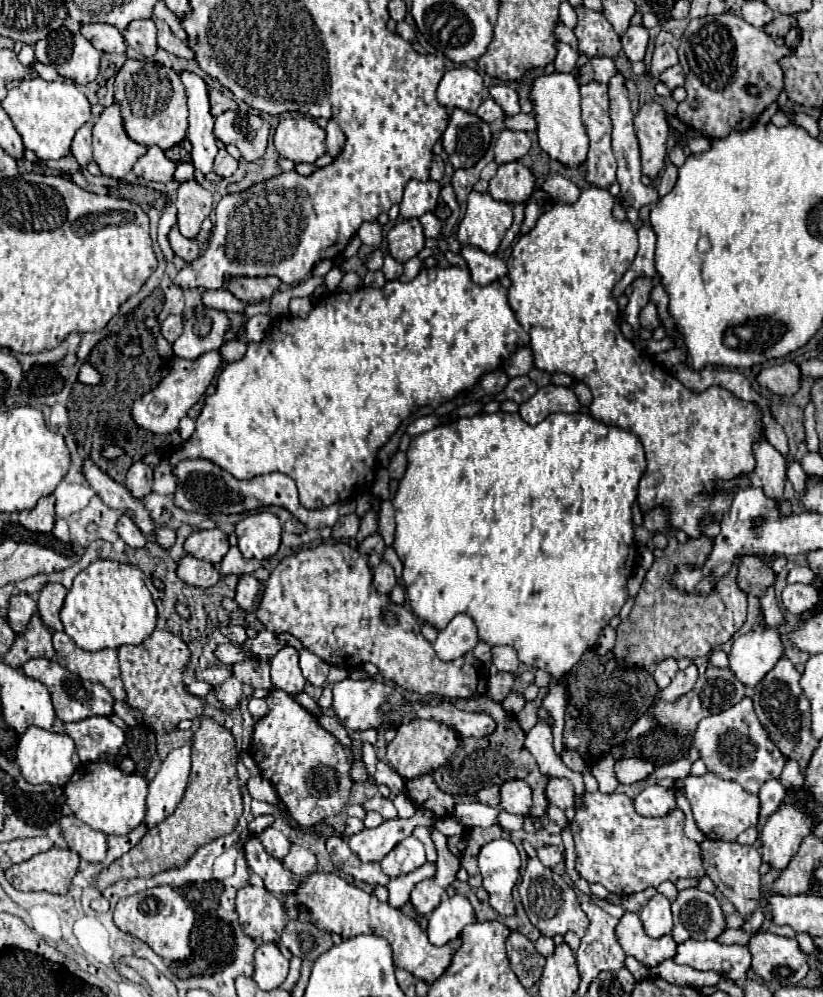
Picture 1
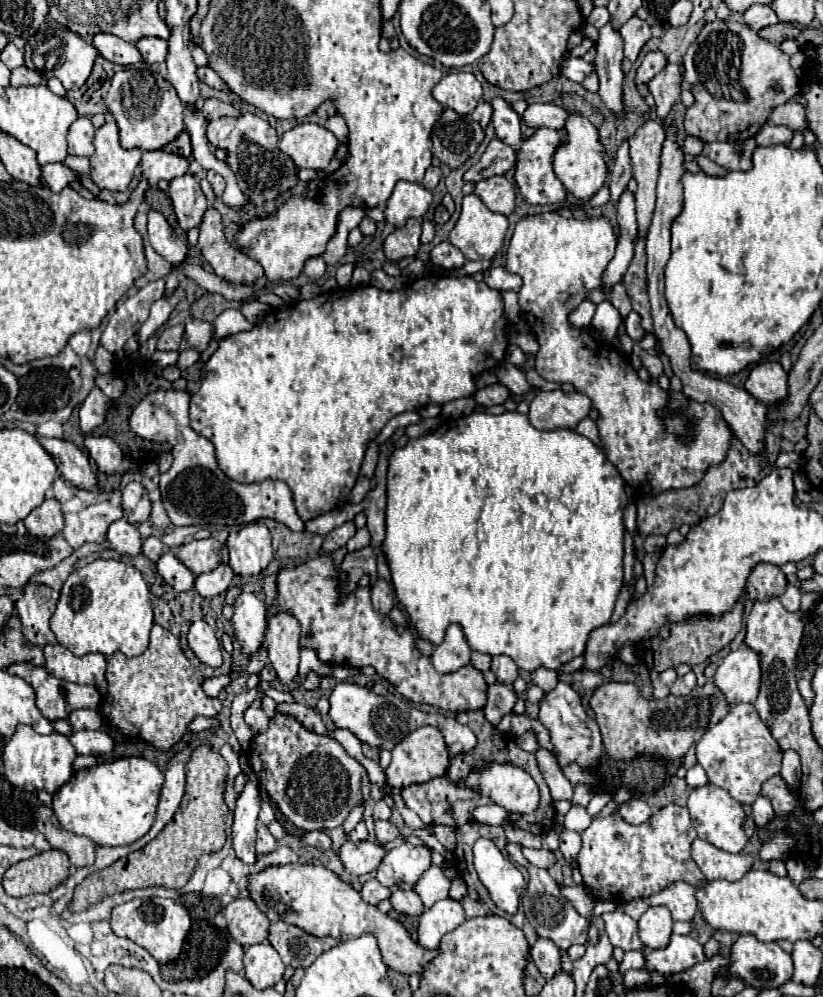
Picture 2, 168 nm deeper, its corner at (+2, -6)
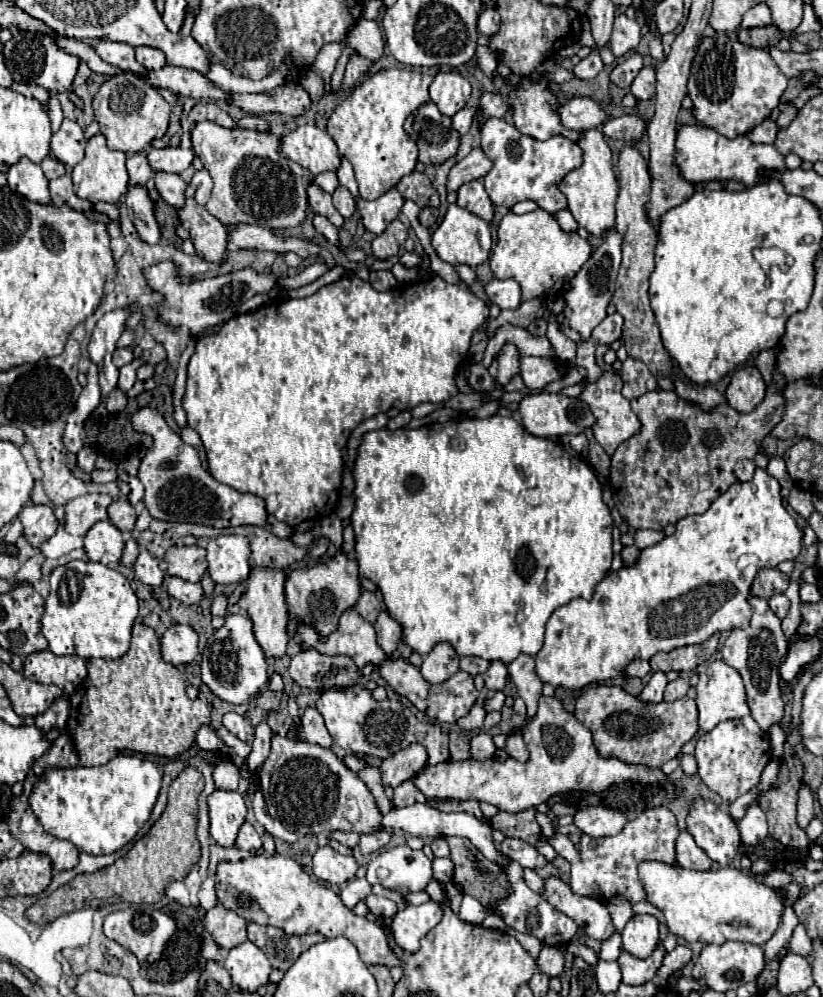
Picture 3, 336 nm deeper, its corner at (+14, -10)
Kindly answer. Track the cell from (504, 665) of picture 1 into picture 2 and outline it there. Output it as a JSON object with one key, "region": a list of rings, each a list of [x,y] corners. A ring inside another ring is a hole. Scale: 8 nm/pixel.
{"region":[[[507,655],[493,657],[491,671],[495,673],[495,677],[497,677],[501,683],[513,683],[513,681],[517,679],[517,665],[515,665],[513,659],[507,657]]]}

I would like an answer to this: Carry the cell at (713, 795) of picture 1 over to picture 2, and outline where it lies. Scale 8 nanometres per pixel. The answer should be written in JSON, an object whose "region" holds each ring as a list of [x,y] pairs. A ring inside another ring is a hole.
{"region":[[[711,783],[693,789],[687,799],[687,809],[691,813],[691,821],[695,825],[699,839],[709,841],[711,845],[715,845],[717,849],[727,851],[727,853],[743,851],[743,847],[747,843],[747,837],[743,831],[745,811],[743,811],[743,805],[737,799],[733,799],[725,789],[719,789]]]}

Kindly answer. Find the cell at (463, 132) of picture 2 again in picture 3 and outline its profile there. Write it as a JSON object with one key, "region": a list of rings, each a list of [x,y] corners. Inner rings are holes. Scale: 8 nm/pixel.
{"region":[[[431,101],[421,105],[413,117],[405,121],[405,133],[419,147],[419,161],[441,165],[445,159],[453,157],[459,147],[459,133],[451,131],[451,119],[441,115],[437,105]]]}

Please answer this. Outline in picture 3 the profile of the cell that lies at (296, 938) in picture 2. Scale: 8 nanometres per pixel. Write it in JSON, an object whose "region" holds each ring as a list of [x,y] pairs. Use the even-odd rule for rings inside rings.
{"region":[[[257,923],[247,925],[247,937],[267,955],[267,959],[271,961],[271,967],[281,971],[287,971],[295,963],[295,959],[311,945],[323,941],[319,933],[287,935],[283,929],[277,929],[275,933],[271,925],[257,925]]]}

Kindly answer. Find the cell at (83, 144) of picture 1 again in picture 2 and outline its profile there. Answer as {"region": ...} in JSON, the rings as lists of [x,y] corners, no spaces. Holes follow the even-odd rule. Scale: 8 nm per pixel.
{"region":[[[79,117],[67,135],[69,141],[69,155],[77,155],[77,157],[91,157],[93,155],[93,123],[87,117]]]}

